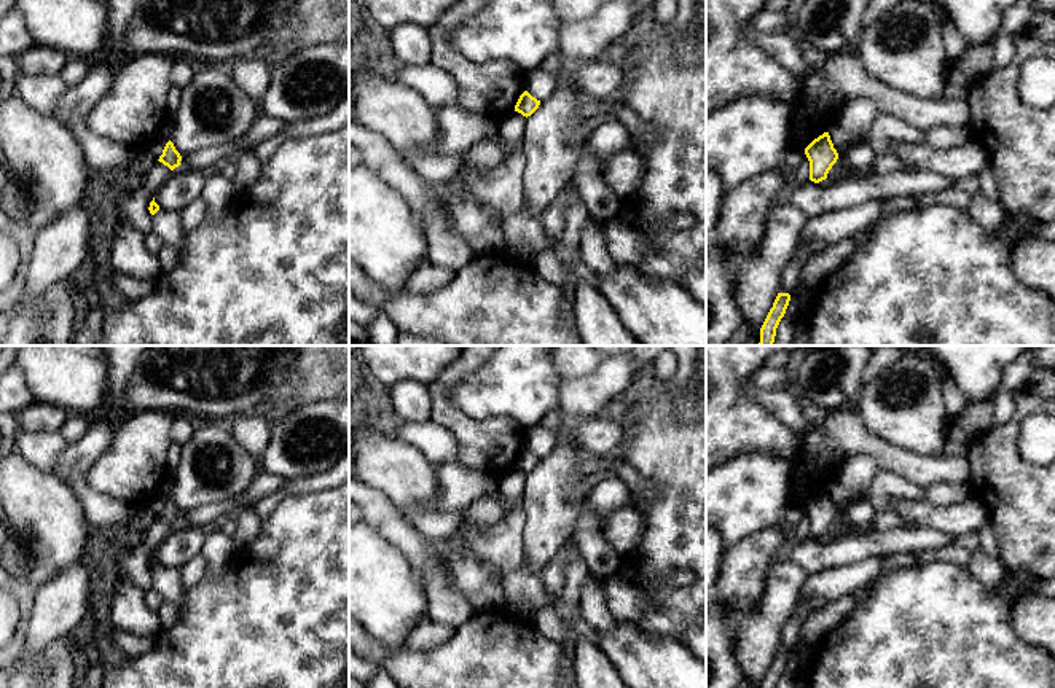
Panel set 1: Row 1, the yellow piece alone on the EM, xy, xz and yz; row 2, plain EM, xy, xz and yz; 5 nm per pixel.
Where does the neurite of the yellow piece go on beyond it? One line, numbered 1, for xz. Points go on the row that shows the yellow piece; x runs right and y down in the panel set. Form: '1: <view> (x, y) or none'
1: none

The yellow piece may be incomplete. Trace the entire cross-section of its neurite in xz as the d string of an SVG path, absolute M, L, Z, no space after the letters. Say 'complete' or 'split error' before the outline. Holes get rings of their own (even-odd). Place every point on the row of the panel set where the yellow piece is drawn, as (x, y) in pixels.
complete; M524 91L515 105L515 111L528 118L539 108L539 105L540 105L540 100L537 100L528 91Z

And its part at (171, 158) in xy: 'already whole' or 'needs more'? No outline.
already whole

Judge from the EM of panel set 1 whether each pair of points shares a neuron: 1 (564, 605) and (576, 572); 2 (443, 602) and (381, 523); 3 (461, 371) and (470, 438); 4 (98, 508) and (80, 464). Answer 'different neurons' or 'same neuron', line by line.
1: same neuron
2: same neuron
3: same neuron
4: same neuron

